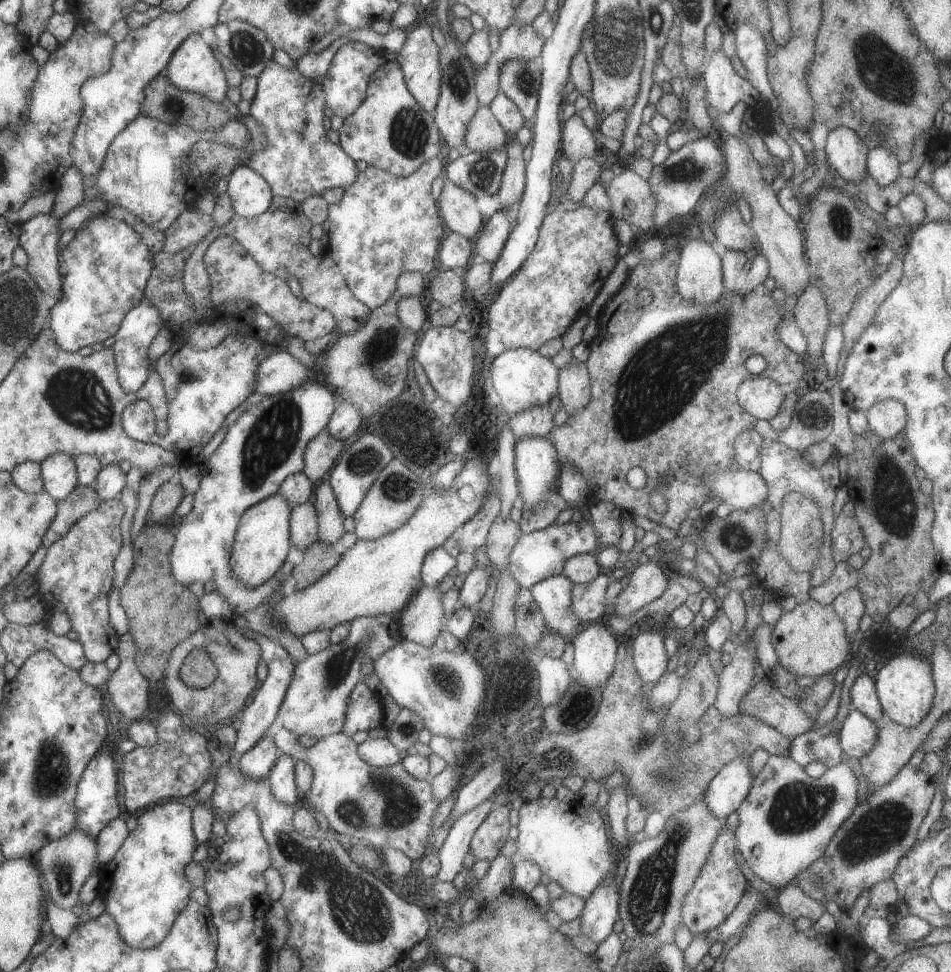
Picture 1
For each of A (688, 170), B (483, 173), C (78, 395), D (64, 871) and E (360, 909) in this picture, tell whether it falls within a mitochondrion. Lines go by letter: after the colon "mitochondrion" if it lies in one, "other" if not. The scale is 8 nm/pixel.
A: mitochondrion
B: mitochondrion
C: mitochondrion
D: mitochondrion
E: mitochondrion

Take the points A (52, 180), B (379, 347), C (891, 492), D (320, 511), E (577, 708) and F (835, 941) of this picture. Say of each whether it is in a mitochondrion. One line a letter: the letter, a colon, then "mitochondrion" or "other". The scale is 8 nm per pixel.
A: other
B: mitochondrion
C: mitochondrion
D: other
E: mitochondrion
F: other

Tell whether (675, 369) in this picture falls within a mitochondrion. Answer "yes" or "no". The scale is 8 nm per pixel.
yes

